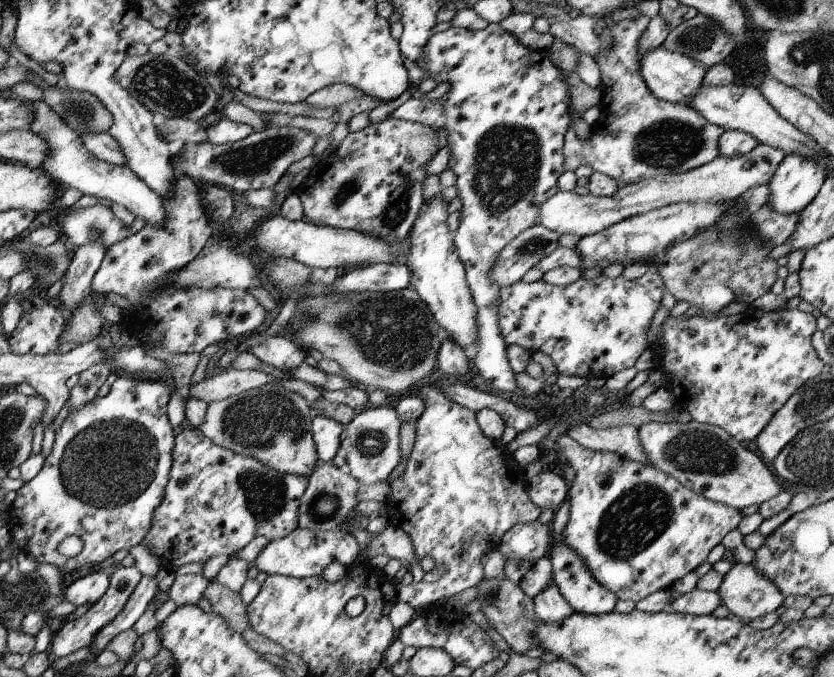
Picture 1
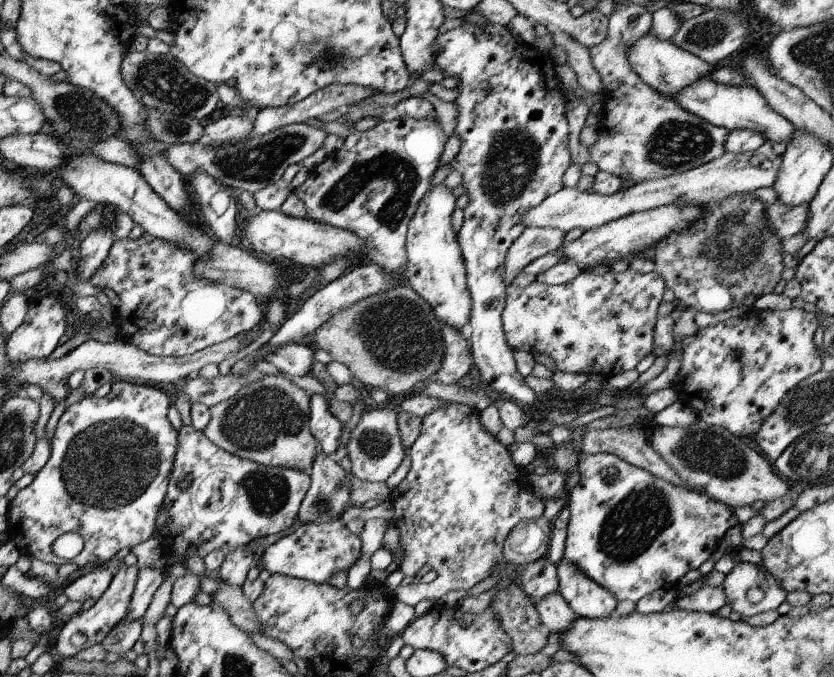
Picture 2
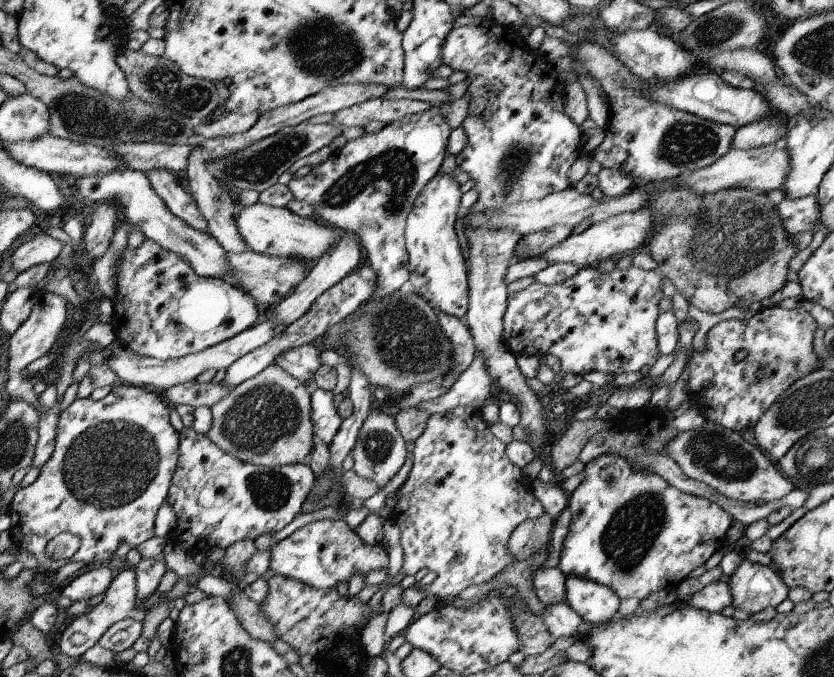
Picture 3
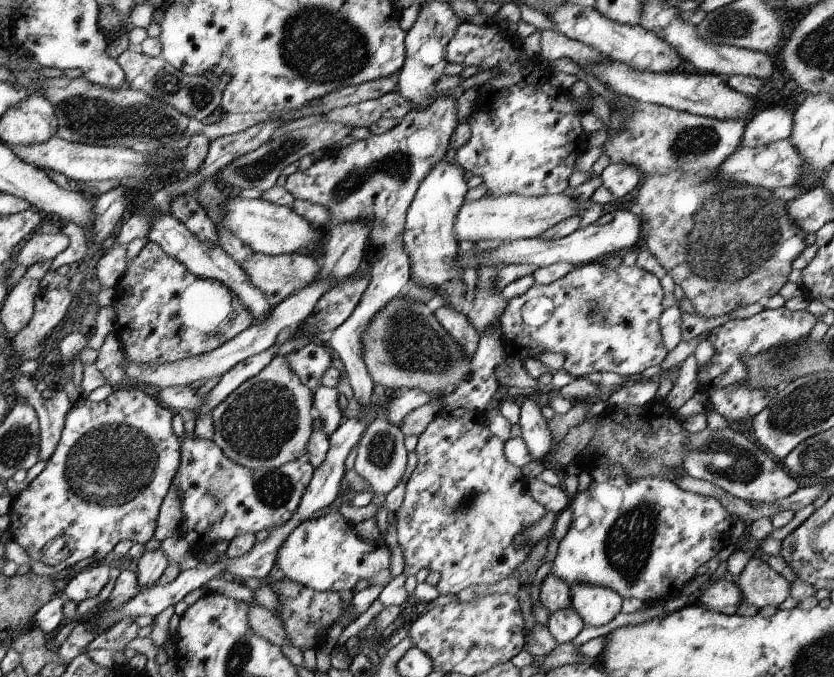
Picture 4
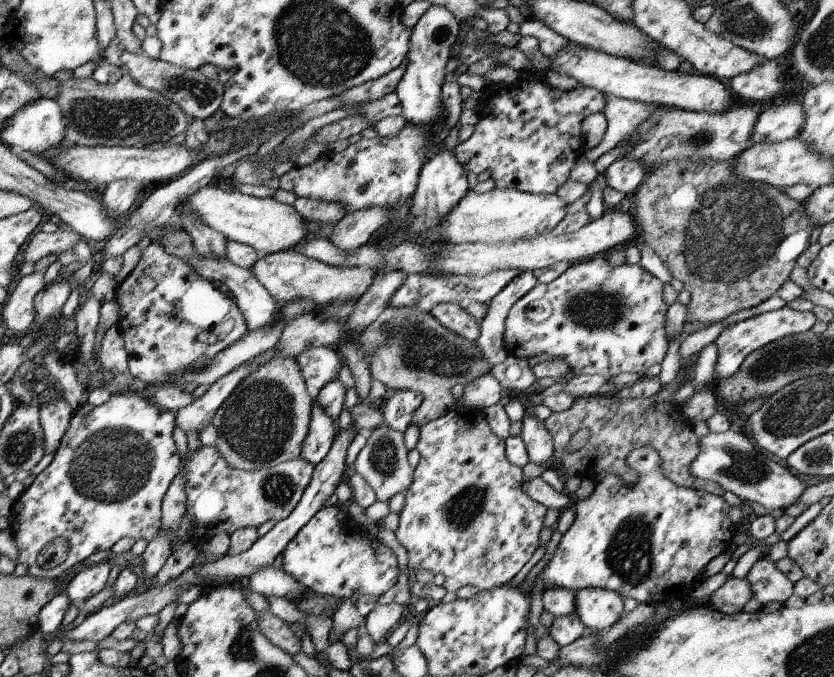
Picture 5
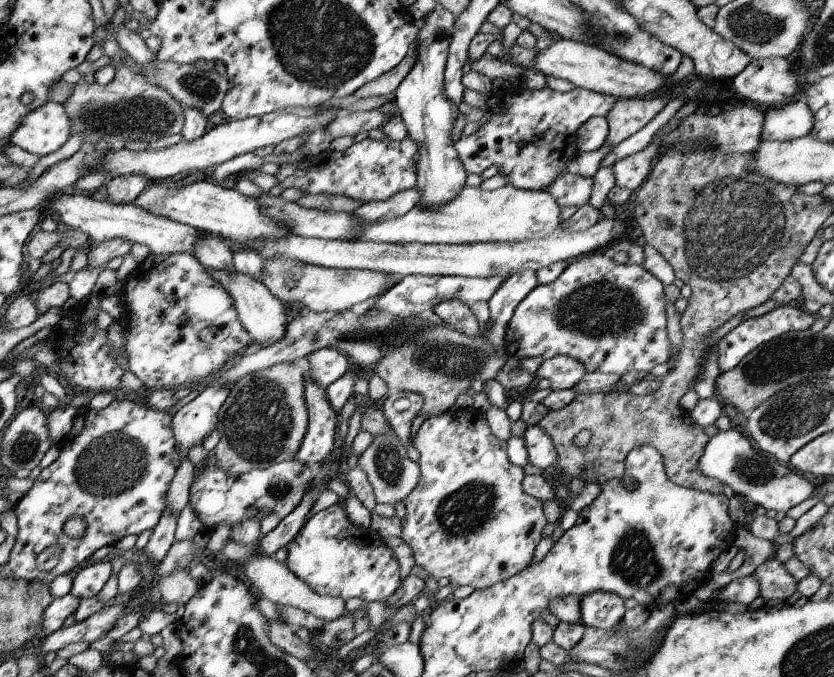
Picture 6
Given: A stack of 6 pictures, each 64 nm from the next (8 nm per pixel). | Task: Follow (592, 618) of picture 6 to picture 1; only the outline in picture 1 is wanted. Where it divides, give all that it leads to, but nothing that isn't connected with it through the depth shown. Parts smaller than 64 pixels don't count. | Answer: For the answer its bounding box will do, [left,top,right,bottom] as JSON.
[549,542,617,616]

